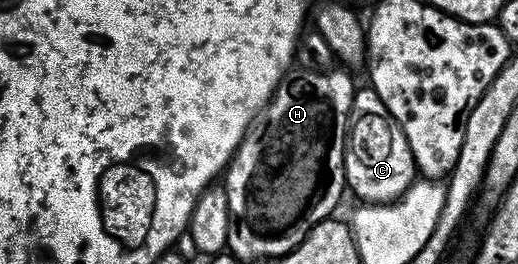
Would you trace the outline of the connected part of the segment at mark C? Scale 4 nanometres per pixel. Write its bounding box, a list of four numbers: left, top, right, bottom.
[343,87,417,203]

